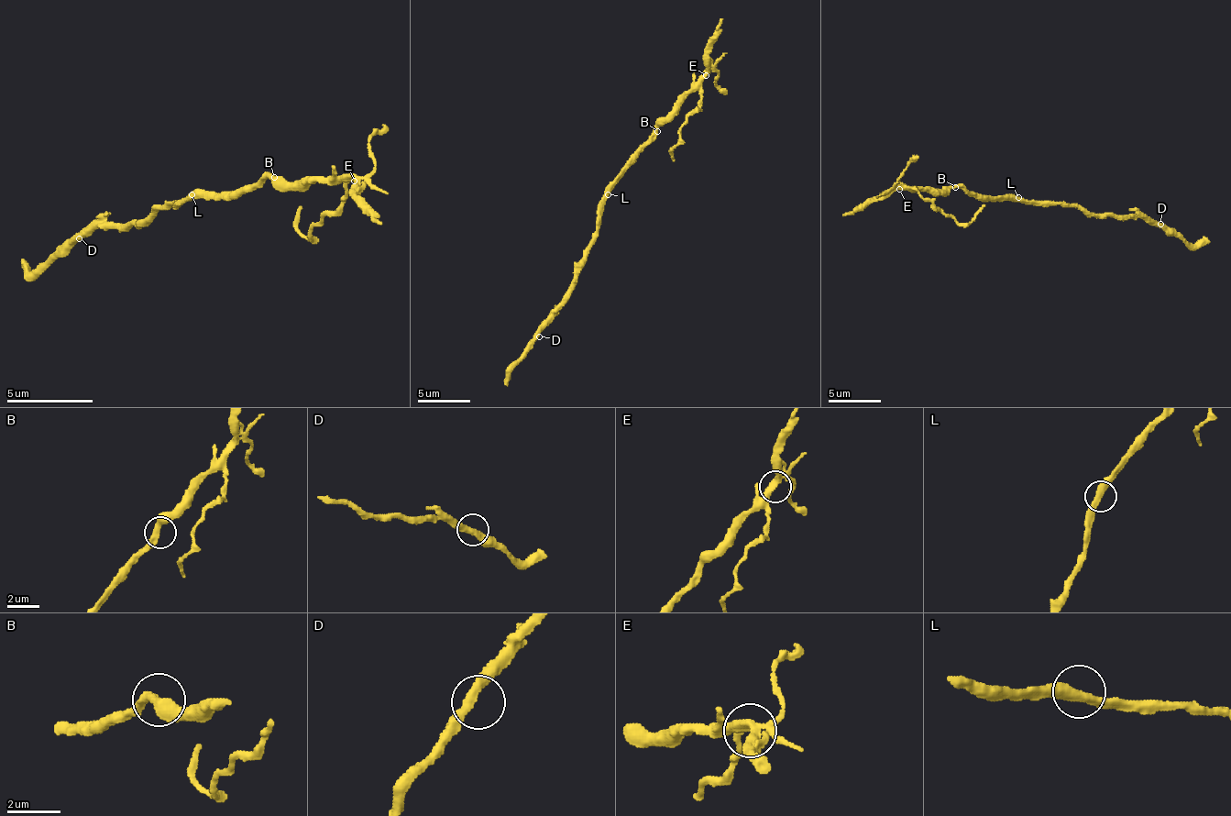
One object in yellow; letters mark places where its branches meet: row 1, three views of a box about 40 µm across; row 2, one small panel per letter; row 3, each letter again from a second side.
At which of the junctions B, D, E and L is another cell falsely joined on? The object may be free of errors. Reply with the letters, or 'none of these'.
E

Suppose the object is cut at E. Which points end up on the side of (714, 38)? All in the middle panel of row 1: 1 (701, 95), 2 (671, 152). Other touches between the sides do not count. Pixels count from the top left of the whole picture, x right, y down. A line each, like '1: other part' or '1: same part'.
1: other part
2: other part

